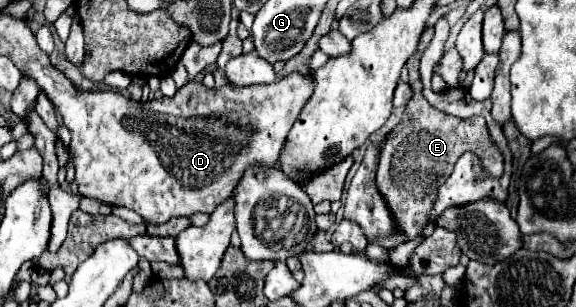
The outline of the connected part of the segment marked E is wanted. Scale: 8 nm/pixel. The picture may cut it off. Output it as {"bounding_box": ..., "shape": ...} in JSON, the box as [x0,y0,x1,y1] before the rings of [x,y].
{"bounding_box":[376,26,504,248],"shape":[[[428,26],[420,38],[418,52],[406,62],[414,96],[406,104],[402,122],[388,132],[388,136],[382,144],[380,168],[378,168],[378,190],[386,198],[388,208],[392,210],[392,214],[398,222],[398,228],[400,228],[398,236],[382,238],[376,242],[384,248],[392,248],[392,246],[398,246],[400,242],[408,242],[408,240],[416,238],[424,230],[424,226],[430,224],[430,210],[434,208],[438,186],[442,182],[446,182],[446,178],[452,174],[454,164],[458,162],[462,152],[468,152],[468,150],[476,152],[492,176],[500,176],[502,166],[504,166],[502,152],[494,144],[494,140],[488,132],[486,120],[482,116],[474,116],[468,120],[448,116],[444,112],[434,110],[426,102],[426,98],[422,98],[422,82],[420,82],[418,66],[420,66],[420,58],[424,54],[424,50],[428,48],[432,38],[434,38],[434,26]]]}

